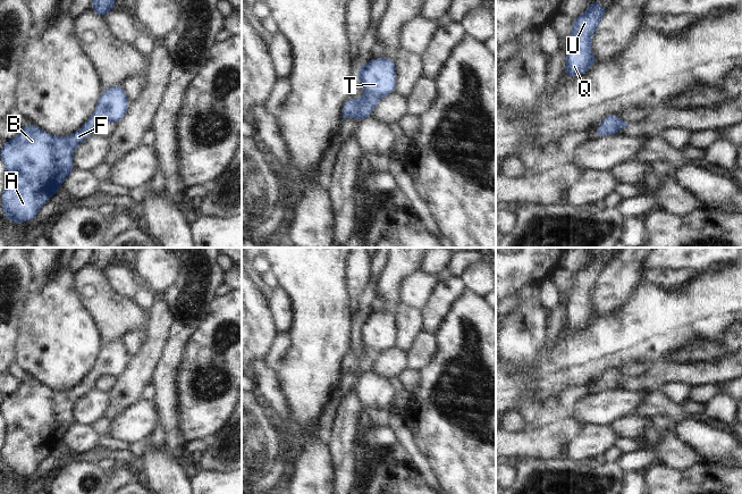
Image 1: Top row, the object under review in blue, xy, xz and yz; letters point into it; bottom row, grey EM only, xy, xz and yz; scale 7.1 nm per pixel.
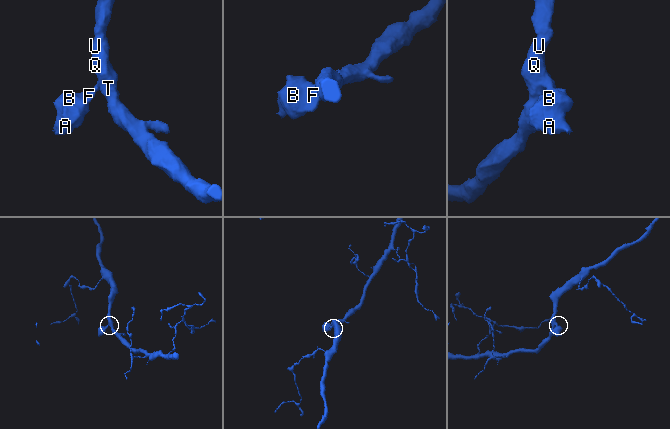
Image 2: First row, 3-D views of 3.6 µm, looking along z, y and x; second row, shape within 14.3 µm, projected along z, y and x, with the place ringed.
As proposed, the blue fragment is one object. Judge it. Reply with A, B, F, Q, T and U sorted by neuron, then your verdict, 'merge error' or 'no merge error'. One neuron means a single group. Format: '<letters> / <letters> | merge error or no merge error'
A B F Q T U | no merge error

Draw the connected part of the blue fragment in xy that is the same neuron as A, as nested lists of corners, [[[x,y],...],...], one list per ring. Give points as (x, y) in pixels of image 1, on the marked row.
[[[119,84],[101,92],[93,115],[81,129],[68,136],[56,137],[33,124],[20,127],[17,136],[5,142],[0,150],[0,158],[6,167],[6,184],[0,203],[5,210],[5,218],[16,224],[34,220],[39,209],[60,190],[61,183],[74,169],[73,153],[76,146],[93,134],[100,122],[120,122],[129,104]]]

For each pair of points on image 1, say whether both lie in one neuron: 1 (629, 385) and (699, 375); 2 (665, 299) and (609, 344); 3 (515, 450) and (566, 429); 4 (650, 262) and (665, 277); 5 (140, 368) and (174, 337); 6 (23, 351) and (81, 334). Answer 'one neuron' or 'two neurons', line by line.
1: one neuron
2: one neuron
3: one neuron
4: two neurons
5: two neurons
6: one neuron

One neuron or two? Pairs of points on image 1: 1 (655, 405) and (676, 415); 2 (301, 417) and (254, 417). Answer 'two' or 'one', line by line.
1: one
2: two

